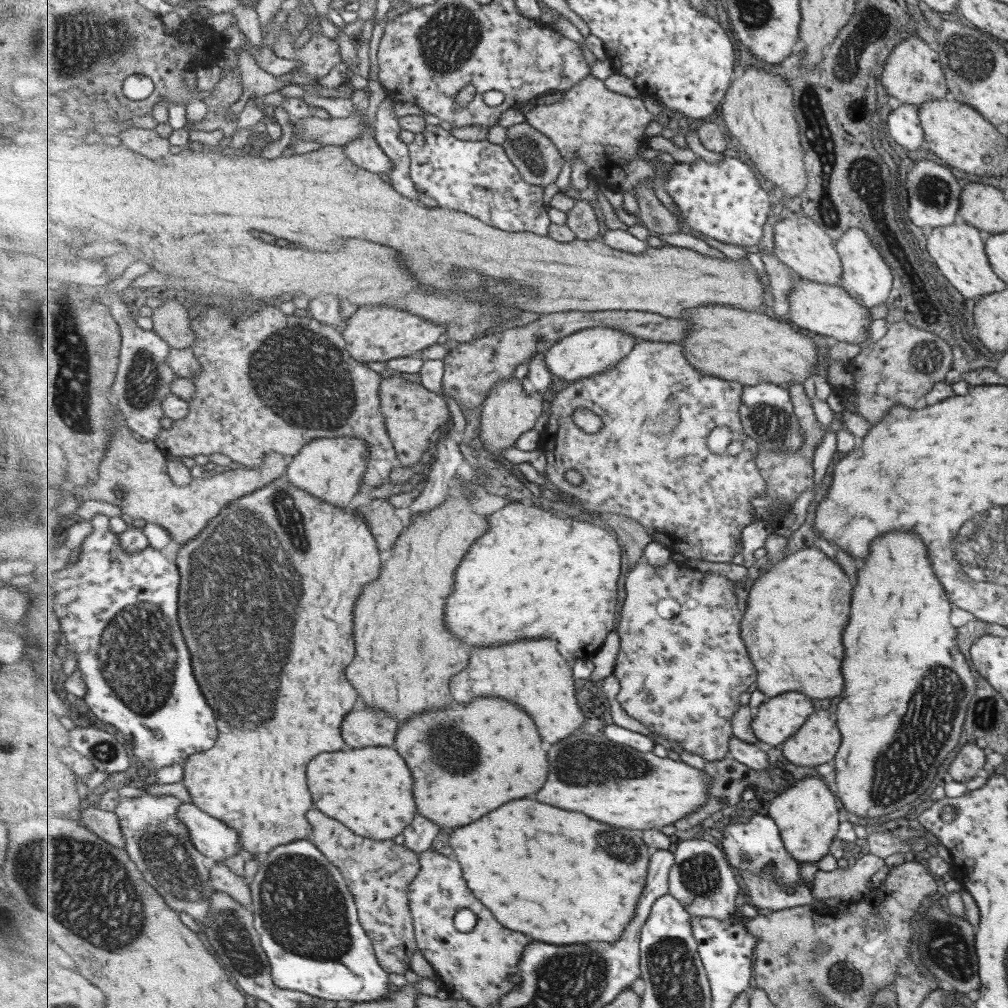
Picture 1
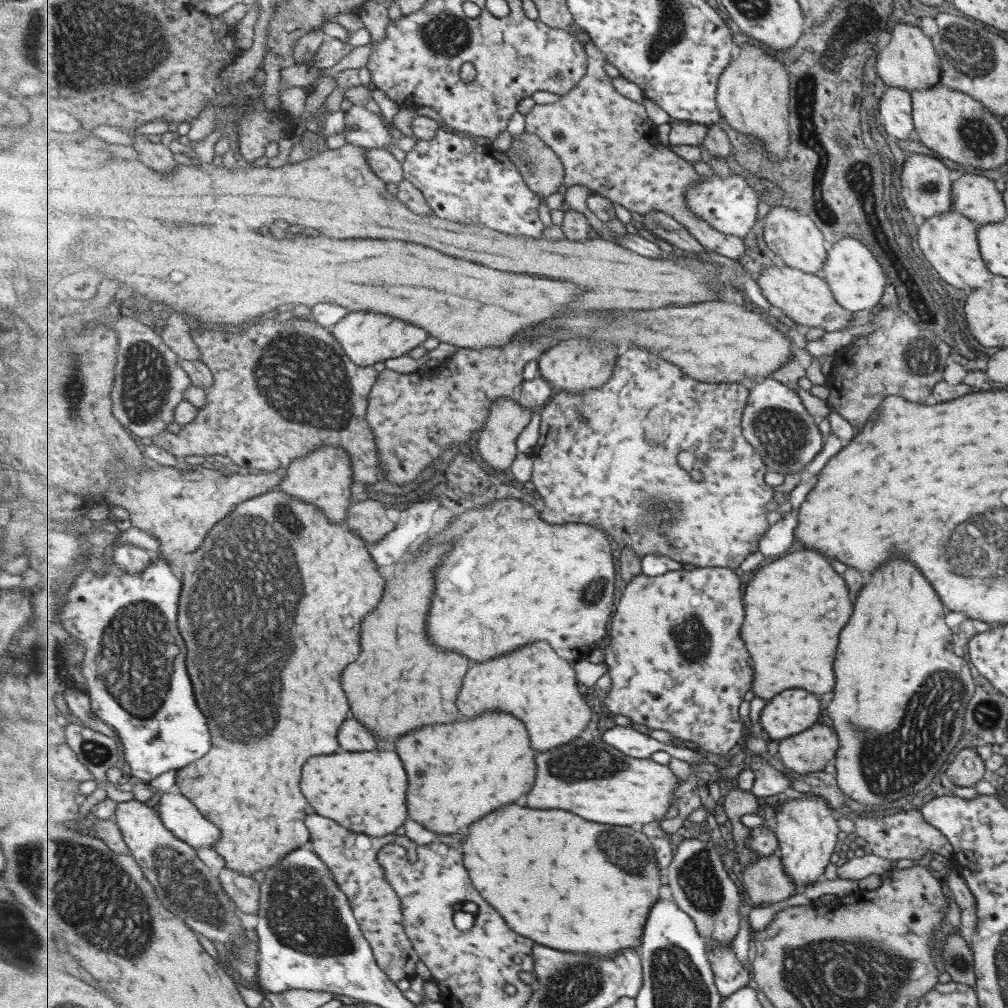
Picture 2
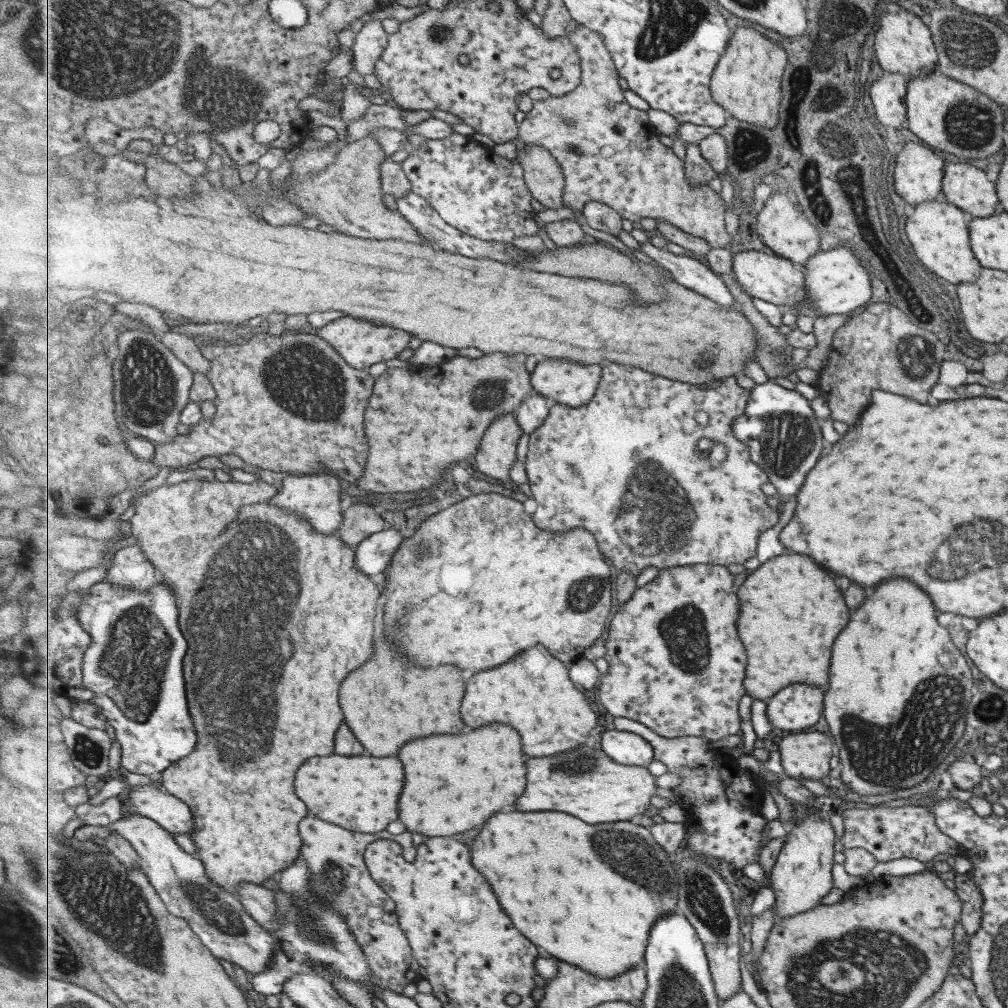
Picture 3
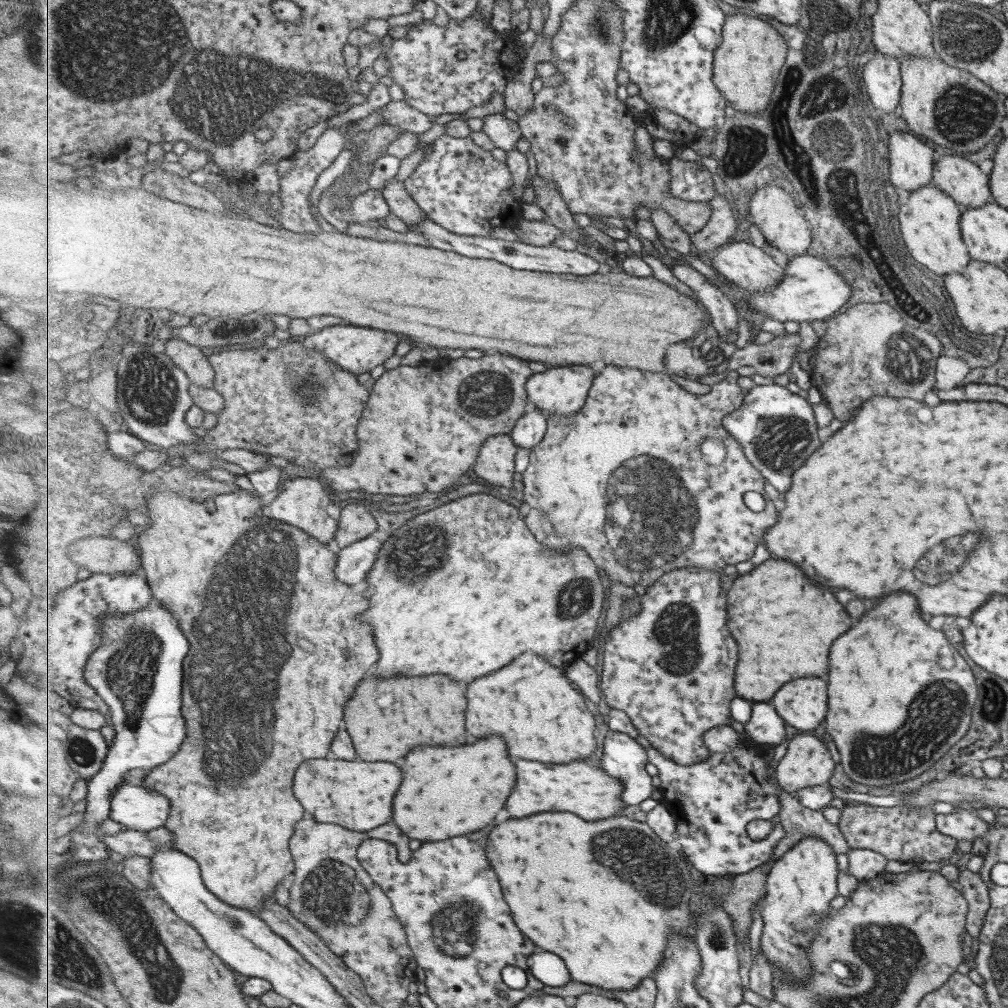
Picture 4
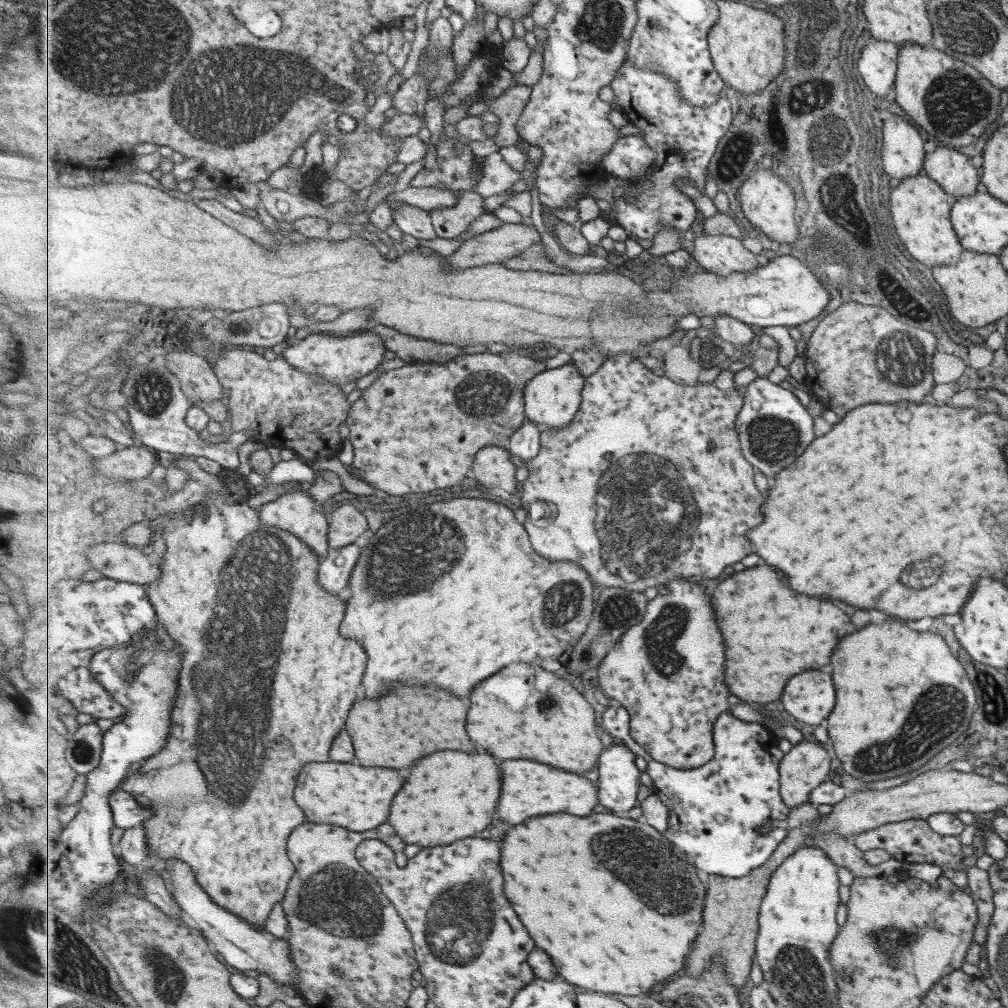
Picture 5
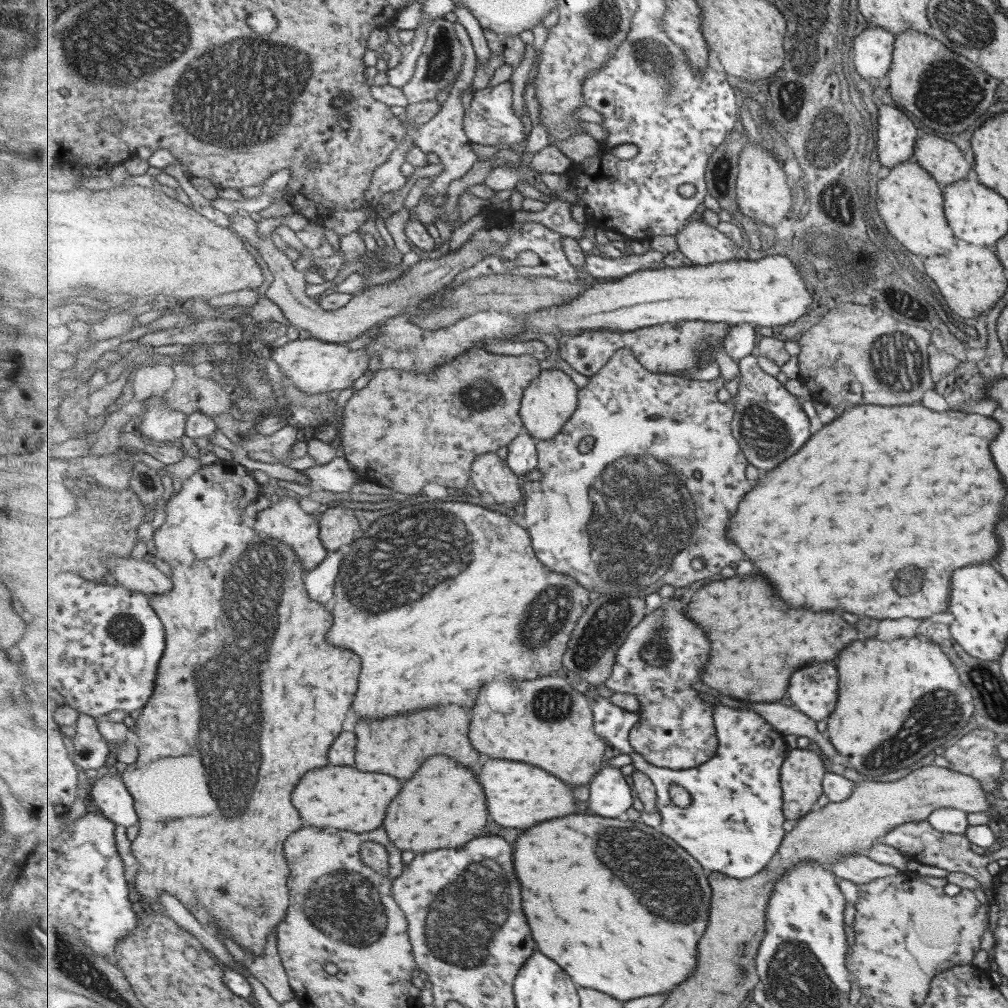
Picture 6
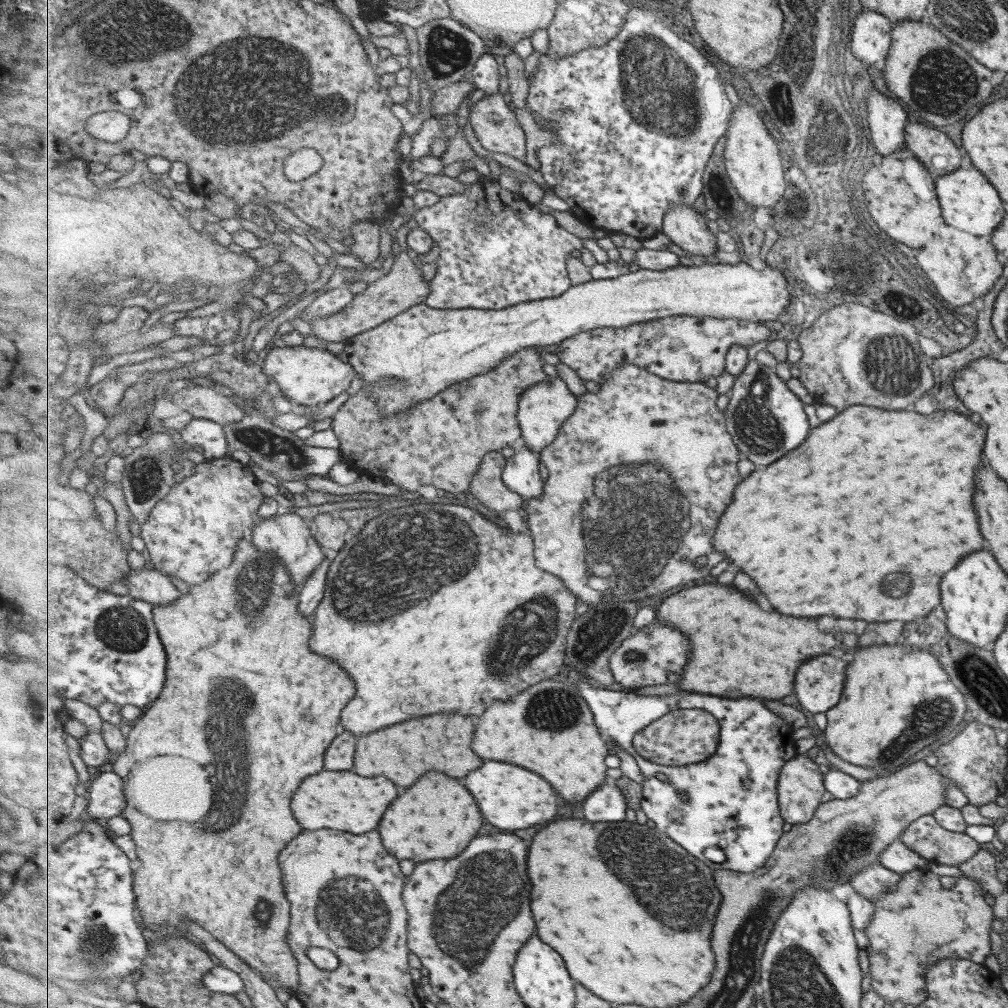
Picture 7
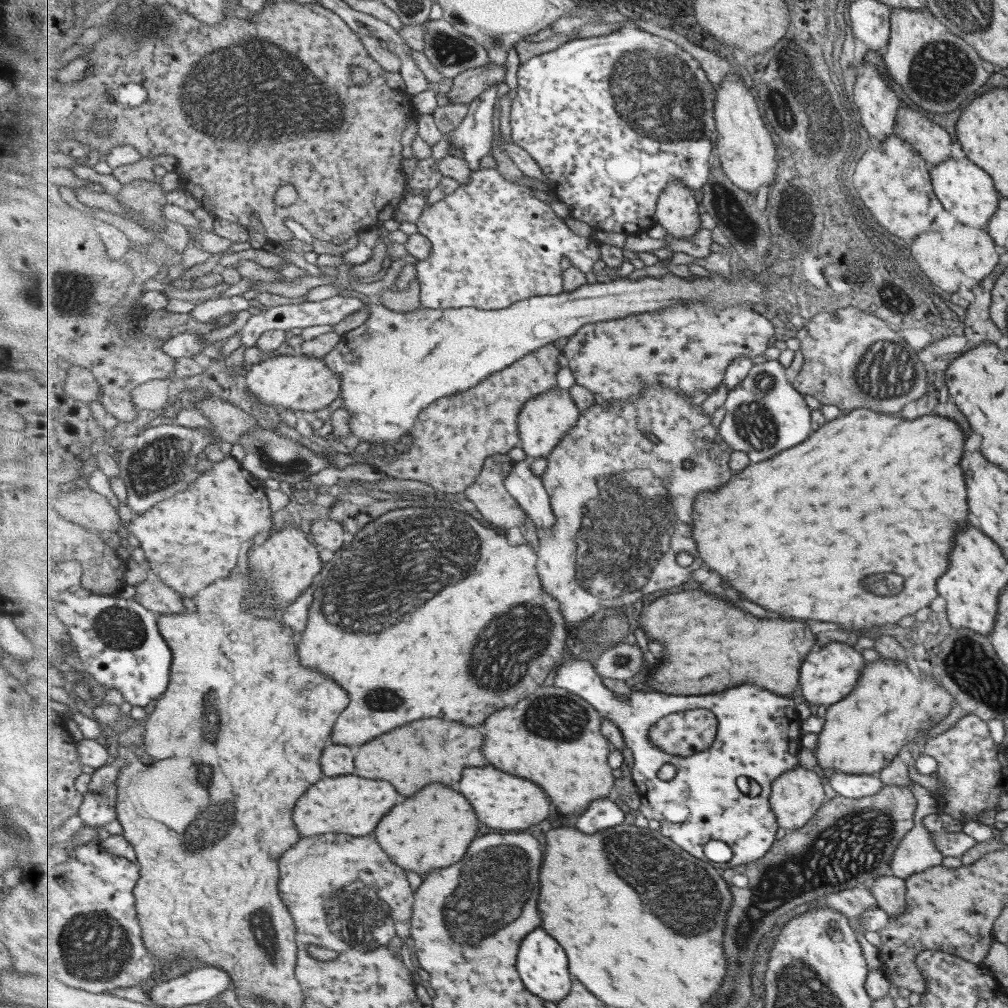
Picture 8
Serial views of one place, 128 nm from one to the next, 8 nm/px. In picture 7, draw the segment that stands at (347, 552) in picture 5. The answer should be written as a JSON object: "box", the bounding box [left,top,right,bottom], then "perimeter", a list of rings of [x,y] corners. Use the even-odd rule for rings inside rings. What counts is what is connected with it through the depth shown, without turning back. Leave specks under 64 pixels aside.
{"box":[299,555,334,617],"perimeter":[[[334,555],[329,556],[321,563],[321,566],[301,585],[299,608],[303,614],[313,617],[325,599],[328,574]]]}

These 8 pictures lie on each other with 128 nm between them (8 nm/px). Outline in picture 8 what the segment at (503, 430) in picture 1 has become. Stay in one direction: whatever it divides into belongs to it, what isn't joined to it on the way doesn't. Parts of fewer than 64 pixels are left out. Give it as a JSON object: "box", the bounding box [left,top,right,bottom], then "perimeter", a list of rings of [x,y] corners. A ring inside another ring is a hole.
{"box":[466,454,528,532],"perimeter":[[[499,454],[489,457],[484,463],[484,471],[477,478],[476,482],[466,491],[466,497],[473,502],[482,516],[495,529],[501,529],[507,532],[510,528],[520,527],[525,522],[528,514],[526,510],[511,496],[508,492],[505,480],[512,474],[516,464],[507,456],[507,454]]]}

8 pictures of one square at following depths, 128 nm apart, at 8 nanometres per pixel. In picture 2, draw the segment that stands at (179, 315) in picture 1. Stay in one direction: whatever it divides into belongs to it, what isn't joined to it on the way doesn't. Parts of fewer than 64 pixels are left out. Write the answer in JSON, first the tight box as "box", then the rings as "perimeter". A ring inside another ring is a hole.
{"box":[161,310,201,360],"perimeter":[[[170,310],[168,318],[162,323],[161,332],[164,341],[185,360],[201,360],[201,351],[192,337],[192,330],[183,313]]]}

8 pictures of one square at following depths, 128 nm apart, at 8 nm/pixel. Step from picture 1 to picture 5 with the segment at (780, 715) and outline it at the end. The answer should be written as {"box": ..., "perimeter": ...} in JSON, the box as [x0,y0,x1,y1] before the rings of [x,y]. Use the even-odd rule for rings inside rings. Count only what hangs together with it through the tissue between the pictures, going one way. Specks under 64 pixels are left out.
{"box":[781,670,835,726],"perimeter":[[[813,670],[813,672],[805,672],[801,676],[795,676],[789,682],[789,688],[784,688],[781,701],[784,705],[784,710],[797,721],[803,722],[807,726],[817,726],[821,720],[828,718],[827,714],[833,708],[833,696],[835,696],[835,690],[831,686],[829,674]]]}

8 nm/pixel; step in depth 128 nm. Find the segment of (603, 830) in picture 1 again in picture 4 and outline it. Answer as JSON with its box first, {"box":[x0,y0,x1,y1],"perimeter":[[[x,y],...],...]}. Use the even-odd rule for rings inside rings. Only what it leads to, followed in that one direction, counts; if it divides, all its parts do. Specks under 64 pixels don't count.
{"box":[487,812,699,991],"perimeter":[[[549,812],[549,814],[537,814],[537,816],[529,816],[529,818],[521,818],[521,820],[511,818],[507,822],[497,824],[493,828],[487,844],[489,844],[489,860],[493,860],[493,868],[497,868],[497,874],[501,876],[501,886],[505,888],[505,898],[509,900],[509,906],[513,908],[513,916],[517,916],[517,924],[521,924],[521,930],[537,946],[545,948],[547,952],[555,952],[557,956],[561,956],[565,960],[573,981],[610,991],[628,991],[640,986],[641,982],[656,975],[660,971],[661,964],[665,962],[665,952],[669,950],[669,940],[667,938],[673,936],[669,932],[673,930],[673,932],[678,933],[687,928],[692,929],[694,926],[694,916],[696,914],[691,910],[691,898],[693,898],[693,894],[698,892],[699,874],[696,873],[685,854],[677,845],[672,845],[662,840],[660,835],[646,822],[633,820],[623,815],[599,820],[599,822],[587,822],[587,820],[579,818],[573,812]]]}

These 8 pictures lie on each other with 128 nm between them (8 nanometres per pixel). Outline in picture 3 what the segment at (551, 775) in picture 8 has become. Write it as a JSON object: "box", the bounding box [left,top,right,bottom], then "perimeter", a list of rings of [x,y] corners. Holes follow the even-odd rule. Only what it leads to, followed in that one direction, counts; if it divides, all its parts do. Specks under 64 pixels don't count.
{"box":[465,648,597,756],"perimeter":[[[529,648],[529,652],[521,652],[517,660],[509,660],[509,664],[497,666],[489,672],[479,672],[467,682],[465,694],[465,722],[473,728],[481,728],[493,722],[505,722],[517,728],[523,736],[525,752],[531,756],[553,756],[559,752],[567,752],[585,745],[587,736],[597,726],[597,714],[591,710],[589,700],[581,692],[579,686],[569,678],[570,667],[549,654],[547,648]]]}

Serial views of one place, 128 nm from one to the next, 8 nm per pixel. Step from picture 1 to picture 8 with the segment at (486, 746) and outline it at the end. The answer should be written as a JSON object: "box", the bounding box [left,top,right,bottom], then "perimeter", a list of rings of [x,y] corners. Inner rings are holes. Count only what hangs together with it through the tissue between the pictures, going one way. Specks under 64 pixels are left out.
{"box":[375,784,479,874],"perimeter":[[[431,784],[429,788],[417,792],[417,796],[397,804],[397,808],[393,808],[393,812],[389,812],[389,816],[377,826],[375,834],[379,844],[385,848],[385,852],[389,852],[397,866],[425,874],[435,868],[457,864],[467,854],[477,830],[479,818],[471,802],[449,786]]]}

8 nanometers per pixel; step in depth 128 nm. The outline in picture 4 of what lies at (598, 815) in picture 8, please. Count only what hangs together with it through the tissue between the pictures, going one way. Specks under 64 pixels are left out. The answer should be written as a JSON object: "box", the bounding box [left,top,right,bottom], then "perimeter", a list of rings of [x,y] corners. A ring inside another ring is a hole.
{"box":[601,730,655,804],"perimeter":[[[609,730],[606,734],[604,745],[602,746],[601,766],[615,778],[621,779],[625,784],[622,799],[628,804],[641,804],[643,800],[651,798],[655,792],[653,778],[647,772],[646,766],[650,762],[647,749],[641,746],[637,740],[627,733]]]}

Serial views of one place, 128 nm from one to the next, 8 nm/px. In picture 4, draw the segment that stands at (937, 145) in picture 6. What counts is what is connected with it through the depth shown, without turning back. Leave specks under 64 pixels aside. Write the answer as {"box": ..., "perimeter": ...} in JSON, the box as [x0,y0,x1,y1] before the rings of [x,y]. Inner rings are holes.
{"box":[930,154,991,208],"perimeter":[[[945,154],[934,161],[930,184],[941,189],[960,207],[979,208],[991,200],[988,176],[960,154]]]}

